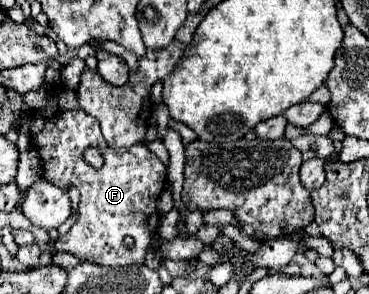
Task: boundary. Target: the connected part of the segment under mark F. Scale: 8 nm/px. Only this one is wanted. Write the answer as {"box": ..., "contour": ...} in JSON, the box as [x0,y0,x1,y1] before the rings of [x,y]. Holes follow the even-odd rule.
{"box":[26,83,166,267],"contour":[[[56,83],[56,85],[52,85],[50,93],[54,93],[54,95],[48,97],[48,103],[44,107],[26,111],[30,115],[30,145],[36,147],[36,151],[38,151],[38,159],[42,165],[42,177],[46,181],[50,181],[52,185],[56,185],[64,191],[68,191],[70,187],[76,187],[80,191],[78,219],[72,225],[72,229],[68,231],[68,235],[54,241],[54,249],[58,253],[72,253],[84,261],[92,261],[92,263],[104,265],[104,267],[144,265],[146,253],[158,235],[160,215],[158,215],[156,199],[162,193],[164,183],[166,183],[166,165],[142,143],[132,145],[128,149],[110,149],[100,133],[98,121],[92,115],[84,113],[82,109],[66,109],[66,103],[78,103],[74,89],[66,89],[62,83]],[[88,147],[98,147],[102,151],[102,155],[104,155],[102,169],[94,169],[84,161],[82,153]],[[126,235],[130,235],[134,239],[132,247],[124,245]]]}

